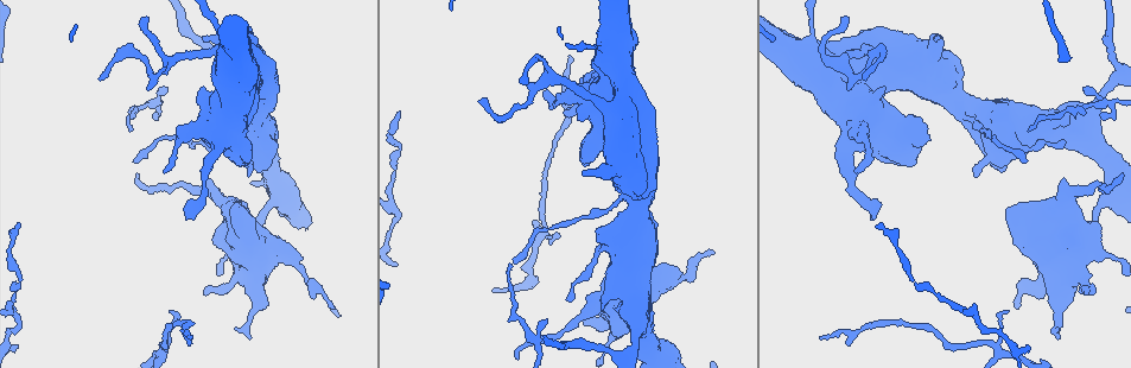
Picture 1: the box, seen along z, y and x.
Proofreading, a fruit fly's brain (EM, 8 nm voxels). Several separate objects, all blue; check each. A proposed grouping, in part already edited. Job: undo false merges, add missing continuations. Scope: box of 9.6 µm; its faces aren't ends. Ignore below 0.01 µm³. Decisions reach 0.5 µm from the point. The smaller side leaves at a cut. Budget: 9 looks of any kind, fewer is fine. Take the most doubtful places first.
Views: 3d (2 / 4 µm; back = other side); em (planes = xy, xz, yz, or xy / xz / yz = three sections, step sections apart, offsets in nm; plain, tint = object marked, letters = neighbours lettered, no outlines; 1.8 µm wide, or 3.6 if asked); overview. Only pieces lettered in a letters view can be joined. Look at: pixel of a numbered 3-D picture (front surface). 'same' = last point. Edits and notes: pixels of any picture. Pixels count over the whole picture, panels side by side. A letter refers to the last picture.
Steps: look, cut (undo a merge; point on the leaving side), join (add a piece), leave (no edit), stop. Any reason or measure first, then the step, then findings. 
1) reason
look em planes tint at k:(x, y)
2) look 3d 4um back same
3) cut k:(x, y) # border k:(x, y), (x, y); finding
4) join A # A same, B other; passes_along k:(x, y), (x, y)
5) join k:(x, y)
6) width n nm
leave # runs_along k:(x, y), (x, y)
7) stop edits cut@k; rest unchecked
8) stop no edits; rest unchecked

look em 3.6um planes letters at 1:(542, 237)

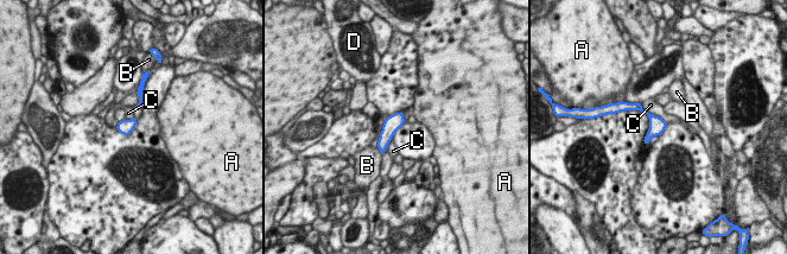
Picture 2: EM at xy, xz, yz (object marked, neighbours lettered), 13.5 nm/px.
leave # A other, B other, C other, D other; continuous, no second cell

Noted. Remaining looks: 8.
tapers out
look em planes letters at 1:(166, 88)

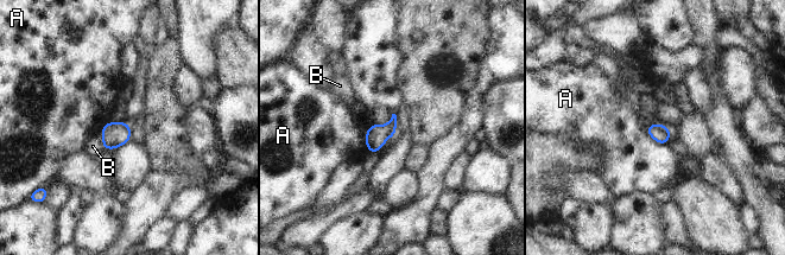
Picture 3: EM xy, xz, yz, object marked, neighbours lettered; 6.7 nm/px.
leave # A other, B other; border 3:(371, 123), (365, 135), (368, 153); no lettered piece goes on from it

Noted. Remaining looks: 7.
sharp bend
look em xz step 16 plain at 1:(1095, 251)

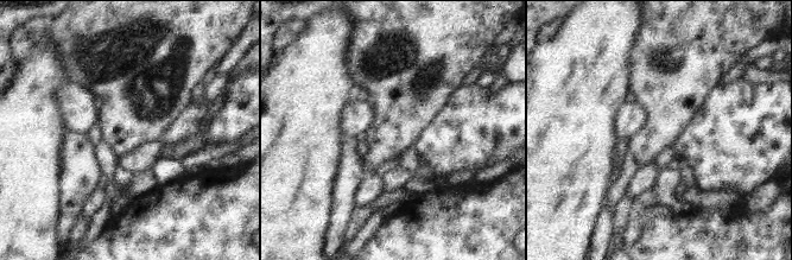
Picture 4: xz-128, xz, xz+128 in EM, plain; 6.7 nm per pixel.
with the object marked
look em xz step 16 tint same

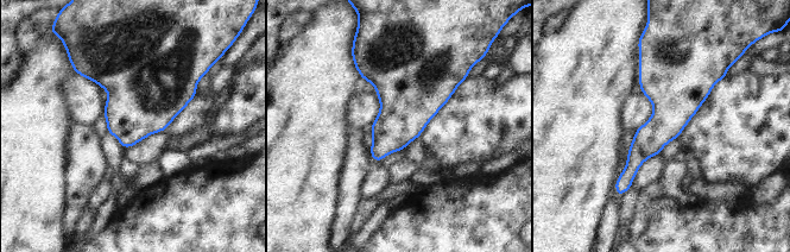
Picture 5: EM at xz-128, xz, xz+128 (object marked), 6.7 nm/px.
what lies round it
look em xz step 16 letters same

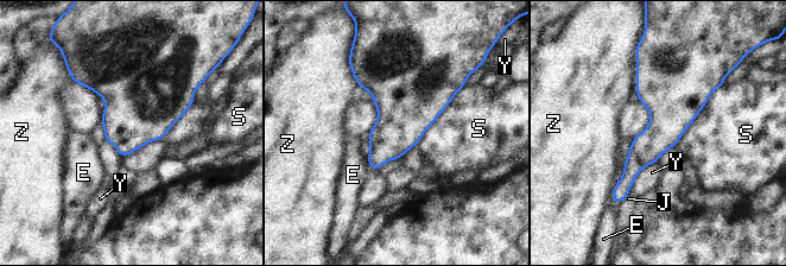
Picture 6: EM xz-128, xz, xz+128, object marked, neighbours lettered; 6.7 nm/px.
longest_contact S 550 nm
leave # E other, J other, S other, Y other, Z other; border 6:(723, 84), (710, 95), (673, 146); one cell here

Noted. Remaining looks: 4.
an open end
look 3d 4um back at 1:(848, 20)

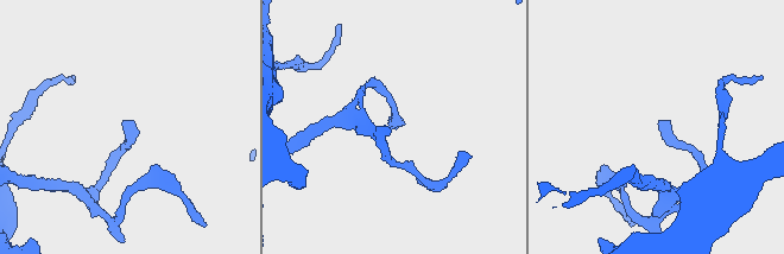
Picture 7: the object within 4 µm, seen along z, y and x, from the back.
look em xz step 8 tint at 7:(396, 126)

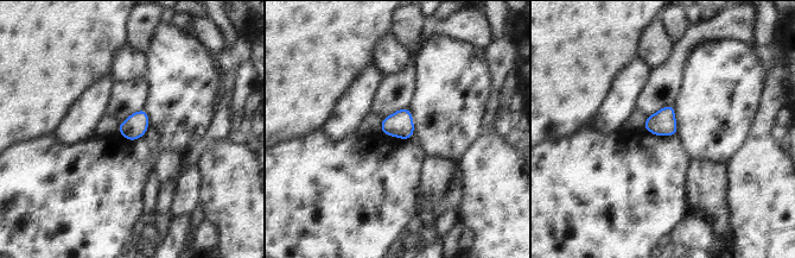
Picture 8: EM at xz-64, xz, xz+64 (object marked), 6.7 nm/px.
look em planes letters same

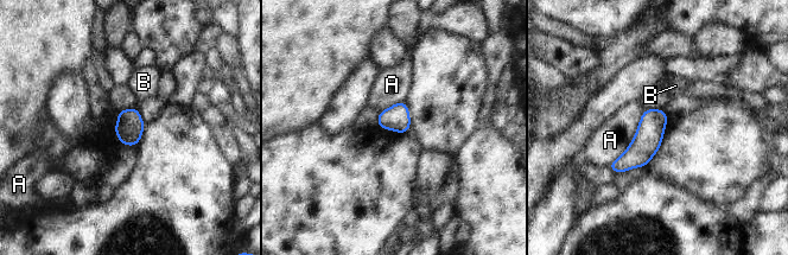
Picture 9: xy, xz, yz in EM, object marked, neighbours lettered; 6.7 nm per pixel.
leave # A other, B other; border 9:(644, 109), (633, 140), (607, 165); no lettered piece goes on from it

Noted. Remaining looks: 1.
stop no edits; rest unchecked

